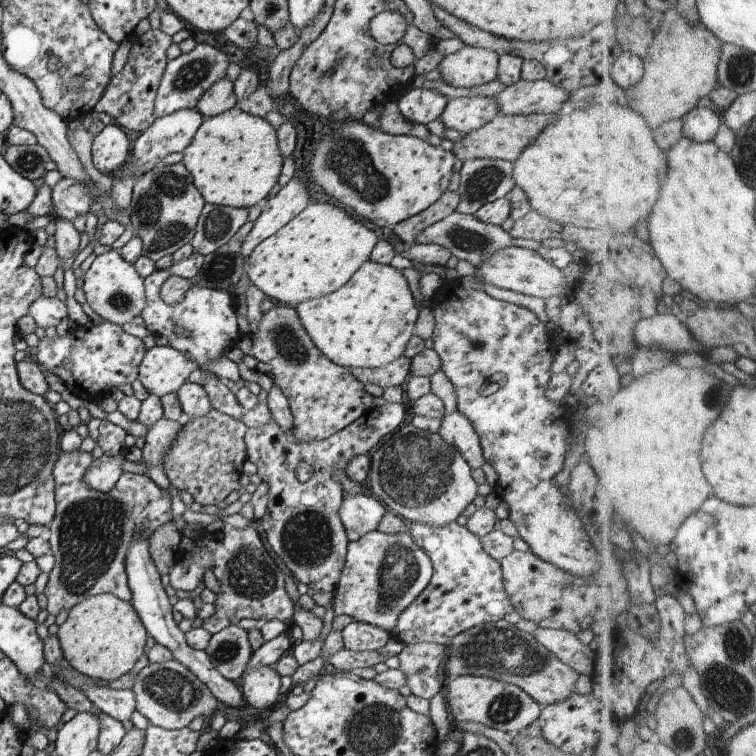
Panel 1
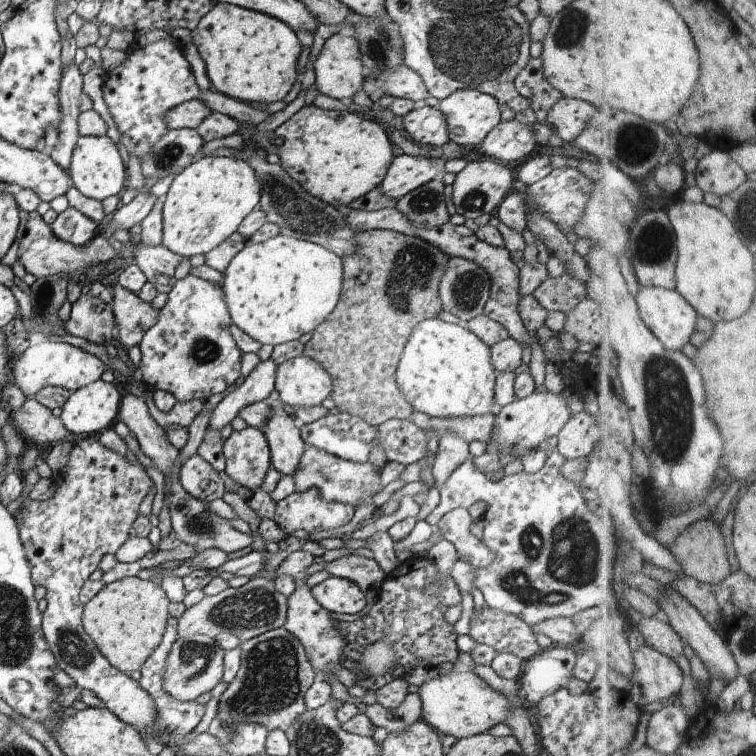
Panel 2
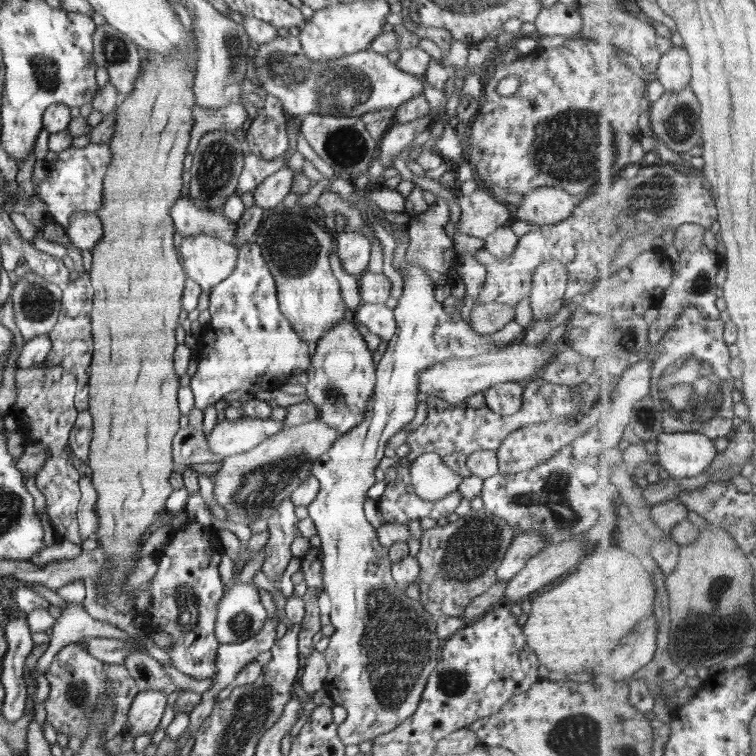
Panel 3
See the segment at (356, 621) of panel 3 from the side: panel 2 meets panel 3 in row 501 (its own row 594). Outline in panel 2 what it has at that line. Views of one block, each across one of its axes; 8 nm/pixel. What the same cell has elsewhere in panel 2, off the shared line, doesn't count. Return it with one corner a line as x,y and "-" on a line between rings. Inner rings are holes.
329,576
313,586
312,596
318,604
336,614
357,614
365,606
365,592
351,580

